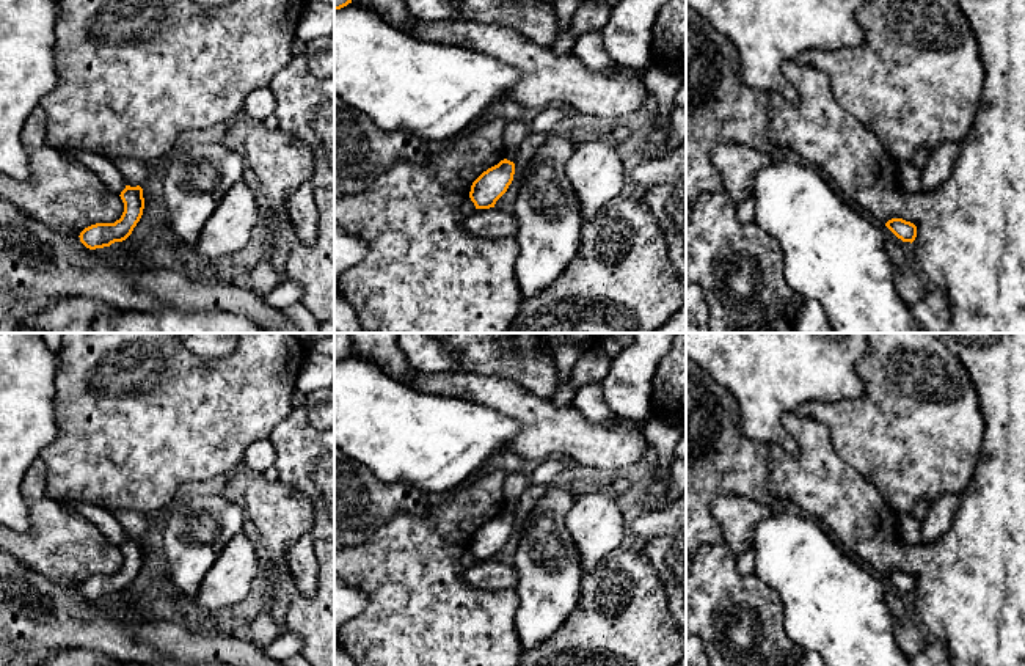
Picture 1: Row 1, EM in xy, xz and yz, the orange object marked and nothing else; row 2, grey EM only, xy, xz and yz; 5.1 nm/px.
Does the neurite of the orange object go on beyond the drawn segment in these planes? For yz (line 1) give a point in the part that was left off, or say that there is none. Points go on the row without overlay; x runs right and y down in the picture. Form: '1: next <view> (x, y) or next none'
1: next none

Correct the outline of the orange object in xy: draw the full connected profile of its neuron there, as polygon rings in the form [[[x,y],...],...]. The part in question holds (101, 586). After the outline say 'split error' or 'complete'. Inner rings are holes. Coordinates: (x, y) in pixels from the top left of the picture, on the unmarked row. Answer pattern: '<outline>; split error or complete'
[[[126,537],[119,548],[124,554],[124,564],[119,572],[115,575],[96,575],[80,584],[80,594],[86,600],[110,598],[115,594],[126,592],[132,586],[144,561],[143,540],[140,537]]]; complete

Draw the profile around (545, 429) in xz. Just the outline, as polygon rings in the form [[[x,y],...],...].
[[[443,371],[418,377],[413,390],[480,402],[520,426],[509,449],[526,459],[568,457],[576,471],[625,468],[650,449],[644,424],[628,419],[589,421],[573,405],[557,407],[551,399],[531,393],[520,382],[504,375]]]

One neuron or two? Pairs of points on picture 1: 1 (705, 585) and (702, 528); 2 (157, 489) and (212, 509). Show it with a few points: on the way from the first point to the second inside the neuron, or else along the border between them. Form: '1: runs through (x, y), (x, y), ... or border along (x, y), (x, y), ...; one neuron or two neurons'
1: border along (722, 541), (702, 547); two neurons
2: border along (173, 503), (164, 512); two neurons

